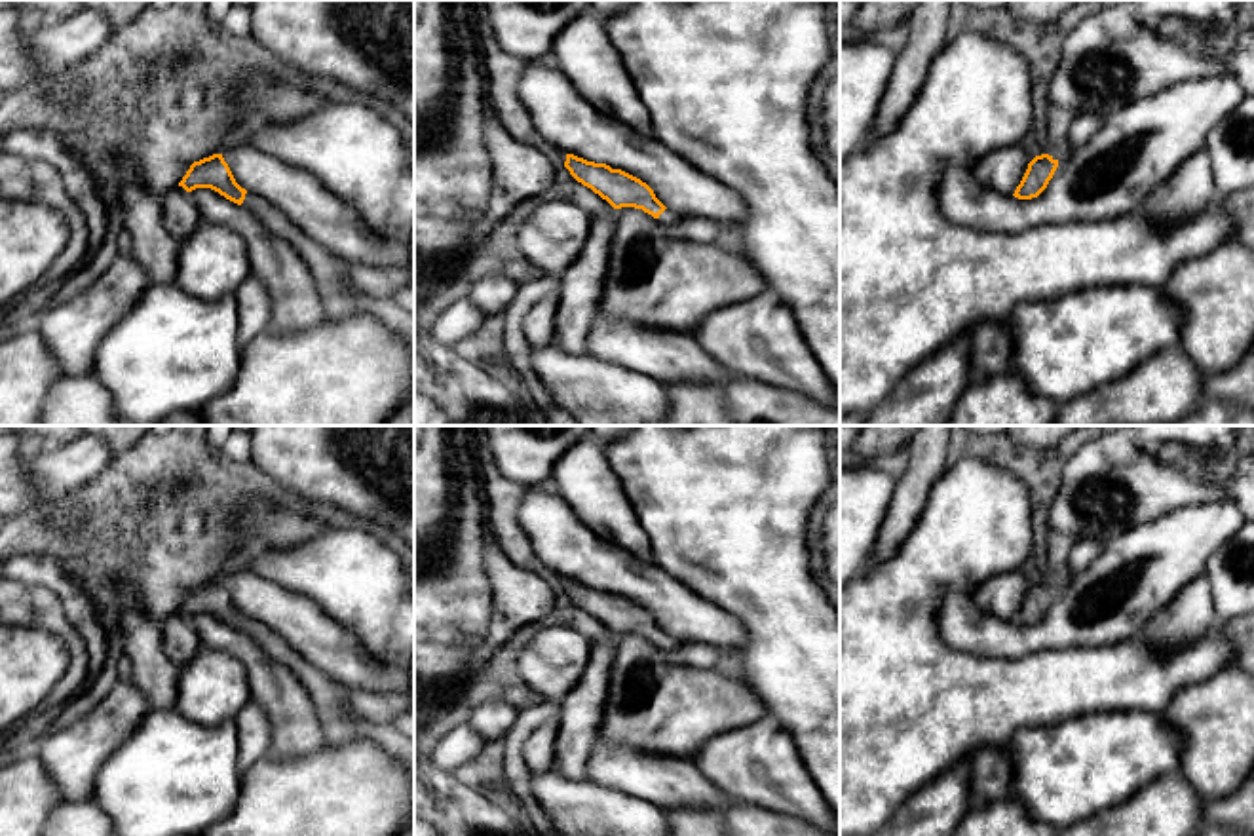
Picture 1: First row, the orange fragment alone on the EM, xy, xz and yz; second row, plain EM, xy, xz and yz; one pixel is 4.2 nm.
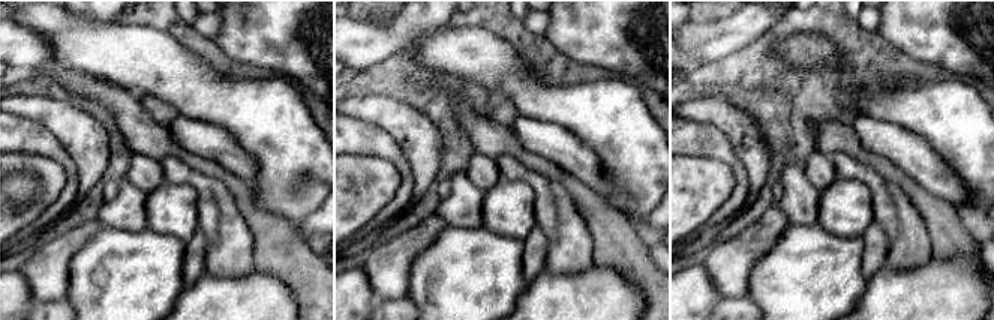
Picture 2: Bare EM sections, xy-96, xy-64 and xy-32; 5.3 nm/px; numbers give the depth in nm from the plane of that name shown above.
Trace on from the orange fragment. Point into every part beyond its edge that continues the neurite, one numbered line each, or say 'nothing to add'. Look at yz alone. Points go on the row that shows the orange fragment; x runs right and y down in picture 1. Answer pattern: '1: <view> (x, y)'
nothing to add

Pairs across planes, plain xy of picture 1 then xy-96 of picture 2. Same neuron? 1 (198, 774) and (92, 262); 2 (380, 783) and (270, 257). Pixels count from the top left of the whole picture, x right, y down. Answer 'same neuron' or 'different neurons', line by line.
1: same neuron
2: different neurons

